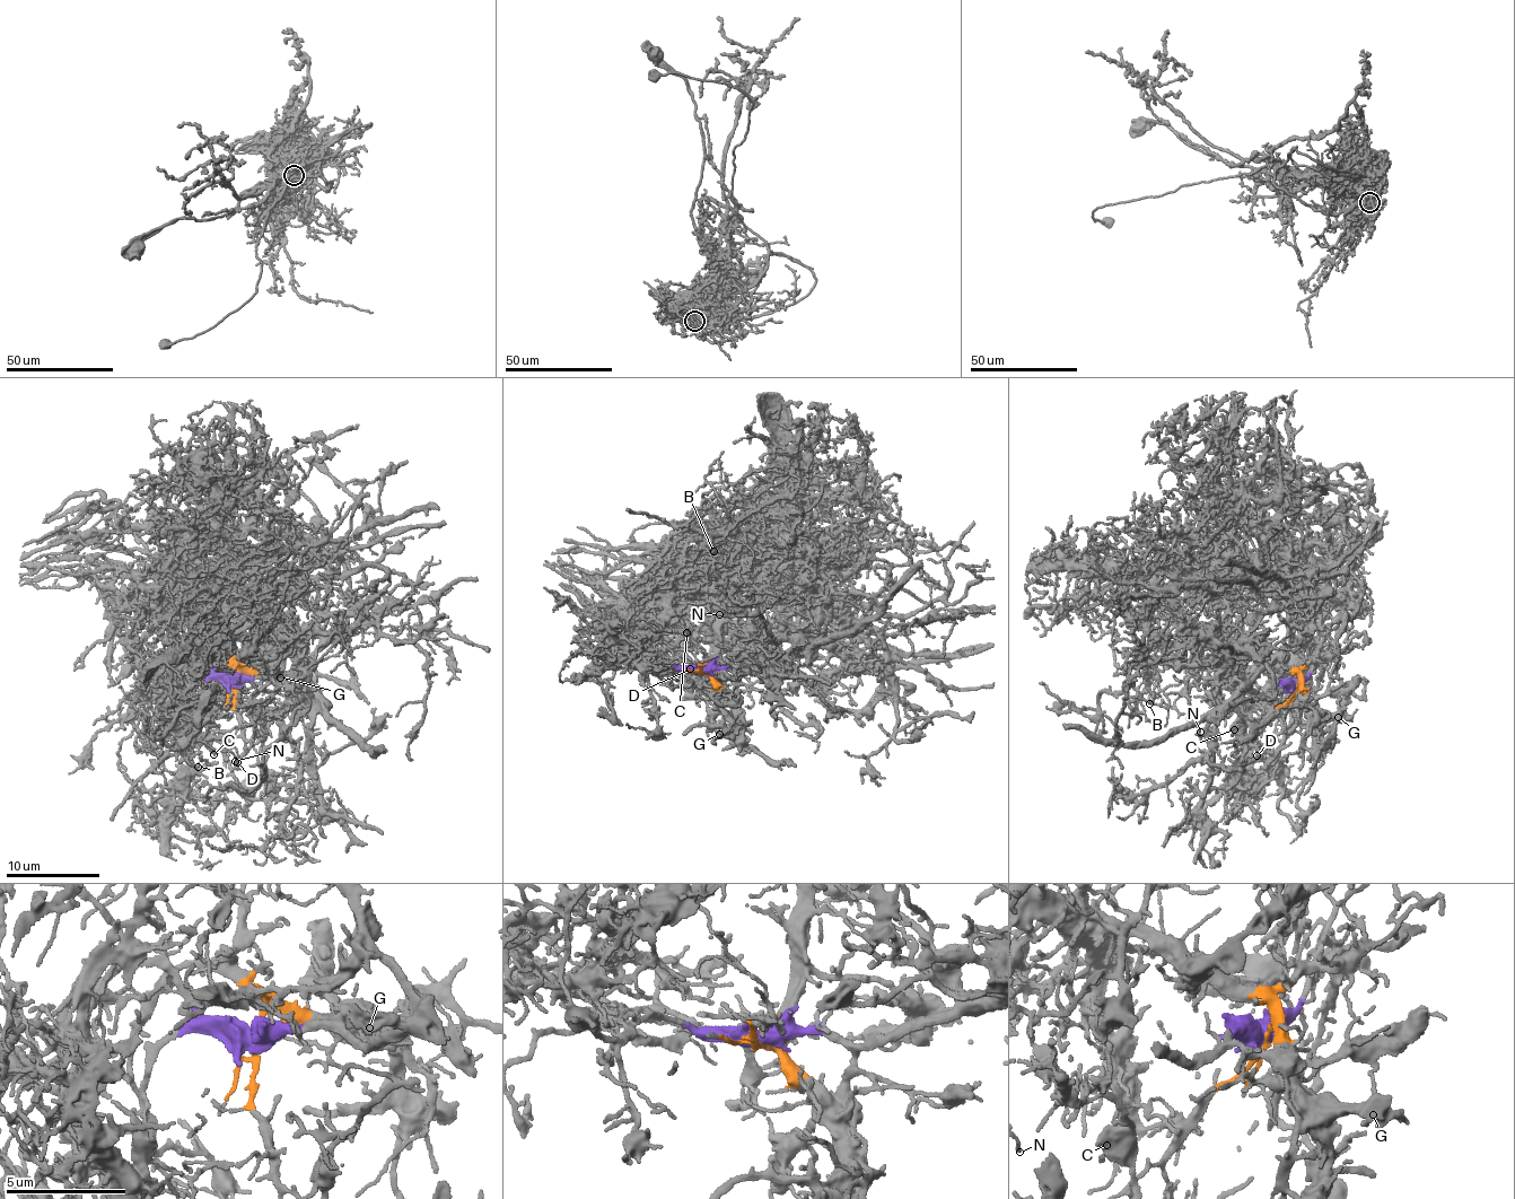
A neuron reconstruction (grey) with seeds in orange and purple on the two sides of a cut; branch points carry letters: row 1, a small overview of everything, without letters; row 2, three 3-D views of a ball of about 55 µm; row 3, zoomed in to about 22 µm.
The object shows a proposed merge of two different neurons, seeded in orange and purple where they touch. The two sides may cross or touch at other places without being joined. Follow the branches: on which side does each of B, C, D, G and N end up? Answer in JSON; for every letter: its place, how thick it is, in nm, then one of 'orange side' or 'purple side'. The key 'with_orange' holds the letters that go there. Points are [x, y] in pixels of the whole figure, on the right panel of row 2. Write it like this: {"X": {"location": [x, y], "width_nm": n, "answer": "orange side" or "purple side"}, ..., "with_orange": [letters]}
{"B": {"location": [1149, 703], "width_nm": 90, "answer": "orange side"}, "C": {"location": [1234, 729], "width_nm": 110, "answer": "orange side"}, "D": {"location": [1257, 755], "width_nm": 100, "answer": "orange side"}, "G": {"location": [1338, 717], "width_nm": 80, "answer": "orange side"}, "N": {"location": [1200, 732], "width_nm": 80, "answer": "orange side"}, "with_orange": ["B", "C", "D", "G", "N"]}

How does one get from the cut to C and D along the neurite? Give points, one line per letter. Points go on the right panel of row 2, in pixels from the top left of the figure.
C: (1296, 690), (1262, 723), (1242, 714), (1233, 729)
D: (1296, 690), (1255, 737), (1257, 755)

